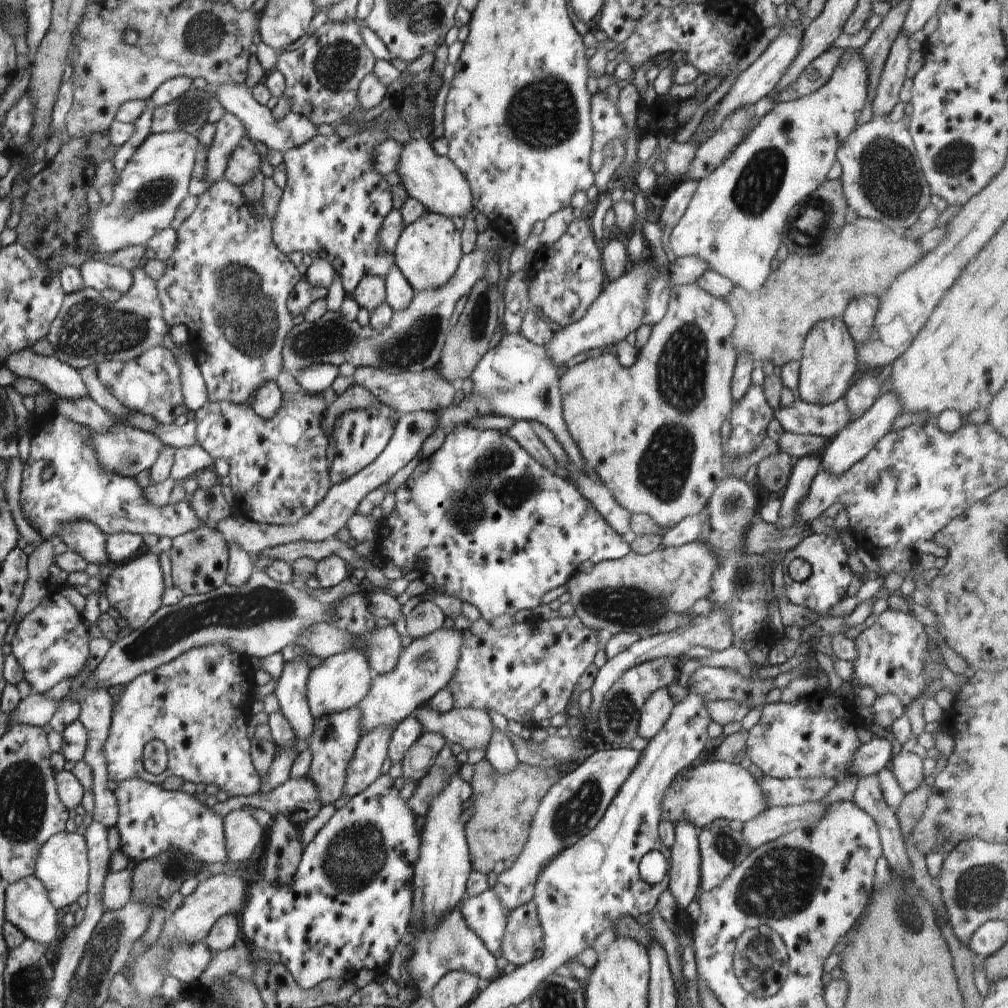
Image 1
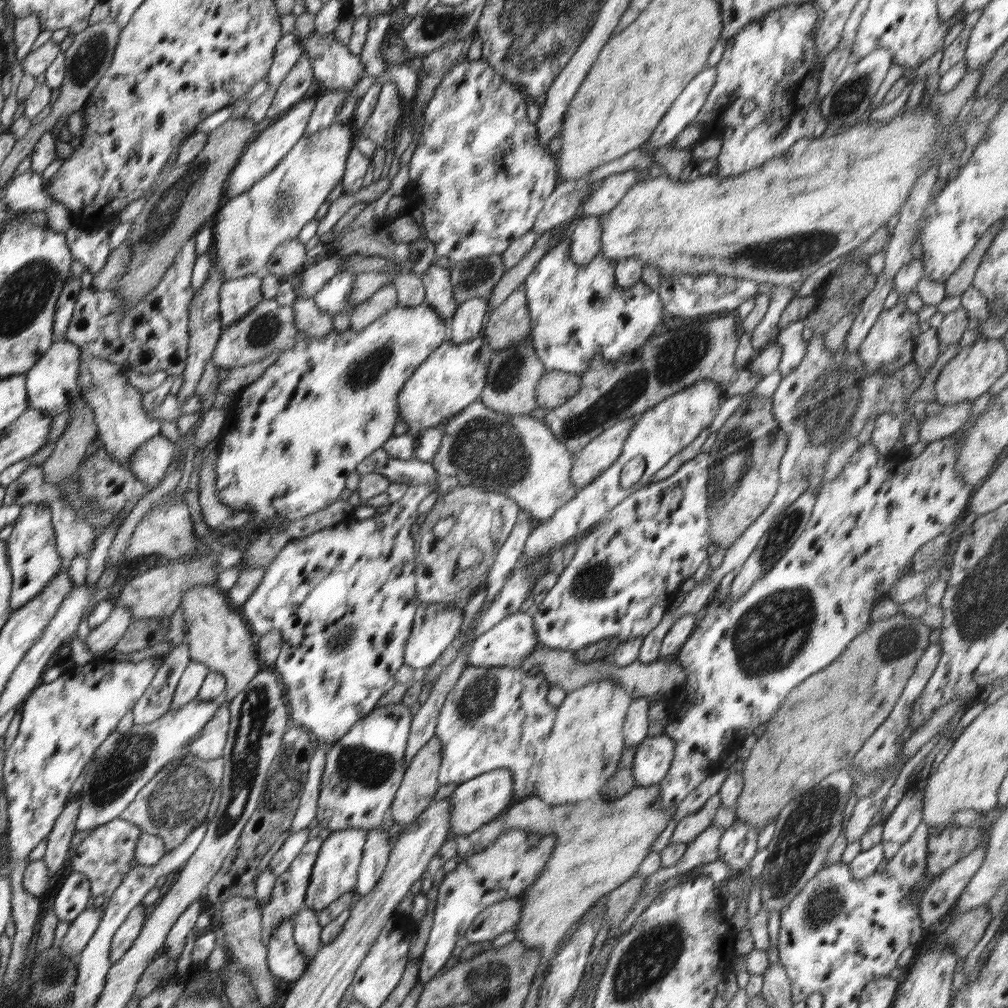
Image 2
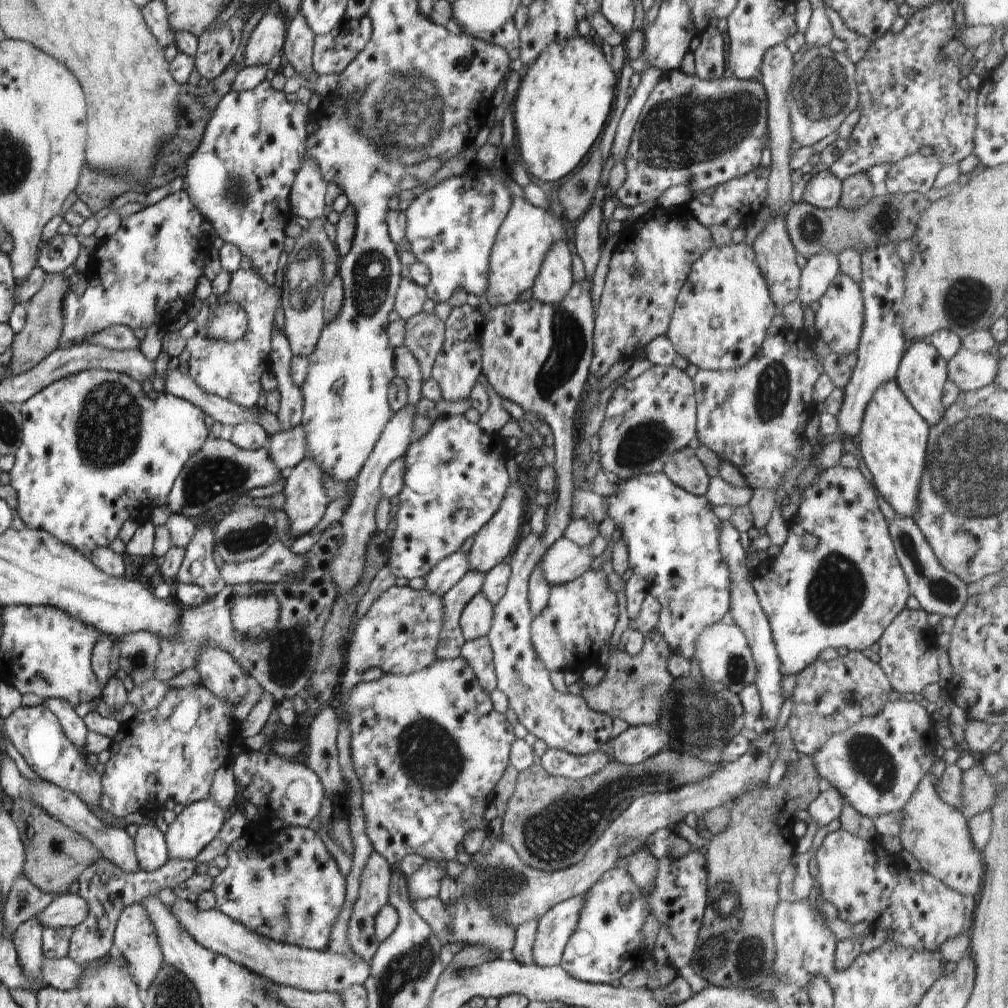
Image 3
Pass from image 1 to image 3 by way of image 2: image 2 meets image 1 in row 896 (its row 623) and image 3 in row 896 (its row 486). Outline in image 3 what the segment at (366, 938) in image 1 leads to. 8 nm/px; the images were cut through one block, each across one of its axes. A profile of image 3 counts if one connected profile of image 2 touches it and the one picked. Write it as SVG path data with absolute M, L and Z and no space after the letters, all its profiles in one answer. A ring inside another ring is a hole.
M426 859L416 872L405 877L409 900L438 897L441 878L444 875L446 875L446 867L440 866L437 860Z

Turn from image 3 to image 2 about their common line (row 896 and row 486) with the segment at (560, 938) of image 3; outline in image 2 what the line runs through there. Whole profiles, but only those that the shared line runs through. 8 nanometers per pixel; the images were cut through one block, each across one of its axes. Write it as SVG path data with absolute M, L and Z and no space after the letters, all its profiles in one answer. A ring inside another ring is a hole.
M638 415L619 420L575 454L569 474L573 486L581 488L588 485L622 454L626 437L637 418Z

